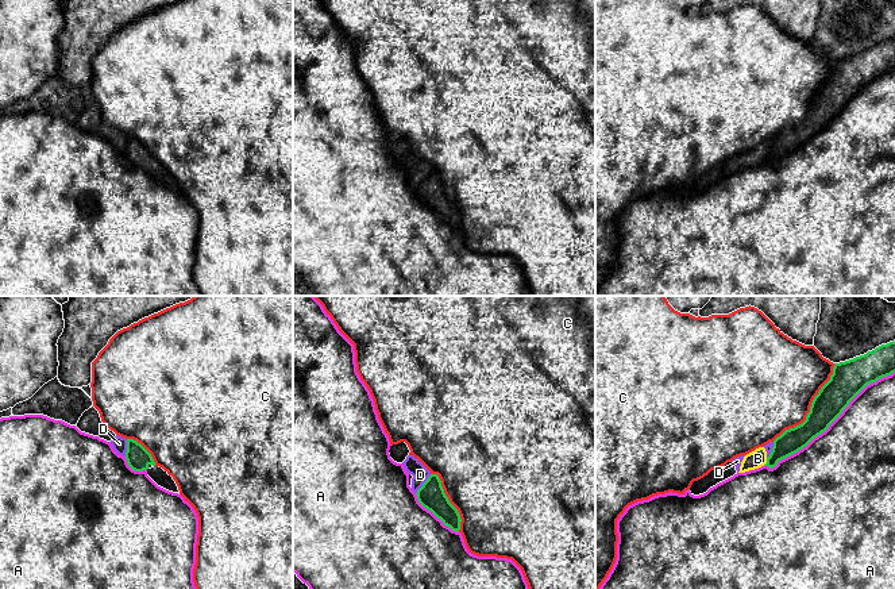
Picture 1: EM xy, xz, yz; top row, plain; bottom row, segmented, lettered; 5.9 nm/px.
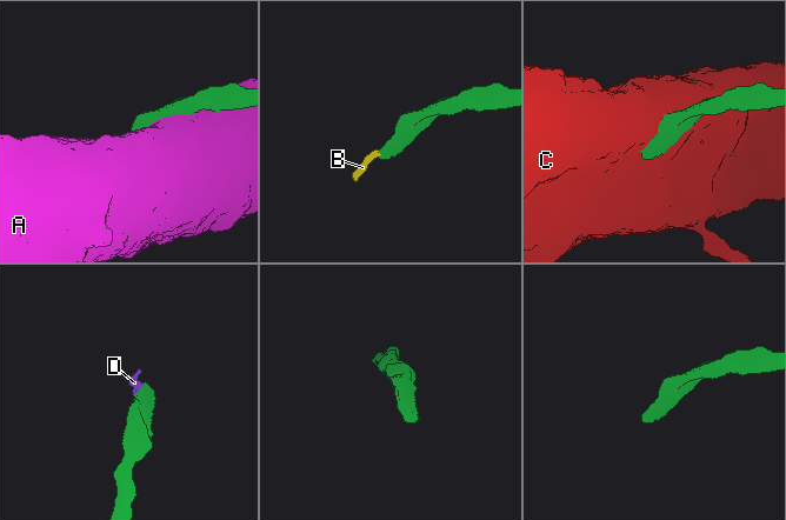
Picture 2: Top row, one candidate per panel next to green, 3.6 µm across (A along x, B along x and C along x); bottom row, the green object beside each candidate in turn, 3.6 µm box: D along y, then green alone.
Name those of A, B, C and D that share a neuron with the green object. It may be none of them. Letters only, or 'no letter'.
no letter

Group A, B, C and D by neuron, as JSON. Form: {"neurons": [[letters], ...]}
{"neurons": [["A"], ["B", "D"], ["C"]]}

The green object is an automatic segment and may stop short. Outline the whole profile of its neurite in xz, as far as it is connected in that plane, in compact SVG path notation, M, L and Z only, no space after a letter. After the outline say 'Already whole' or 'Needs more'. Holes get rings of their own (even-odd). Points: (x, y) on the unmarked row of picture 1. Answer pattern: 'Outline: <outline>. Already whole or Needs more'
Outline: M431 172L416 190L418 200L452 228L460 227L460 212L444 190L437 172Z. Already whole

